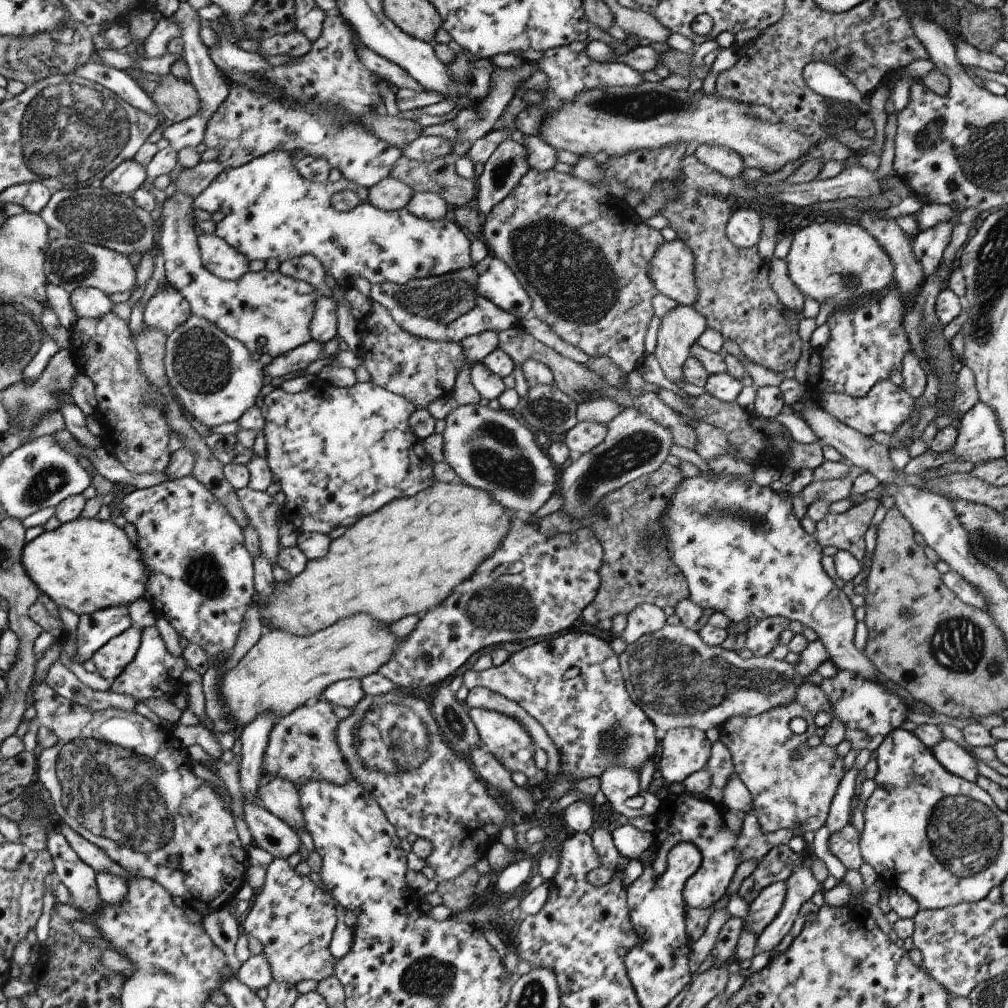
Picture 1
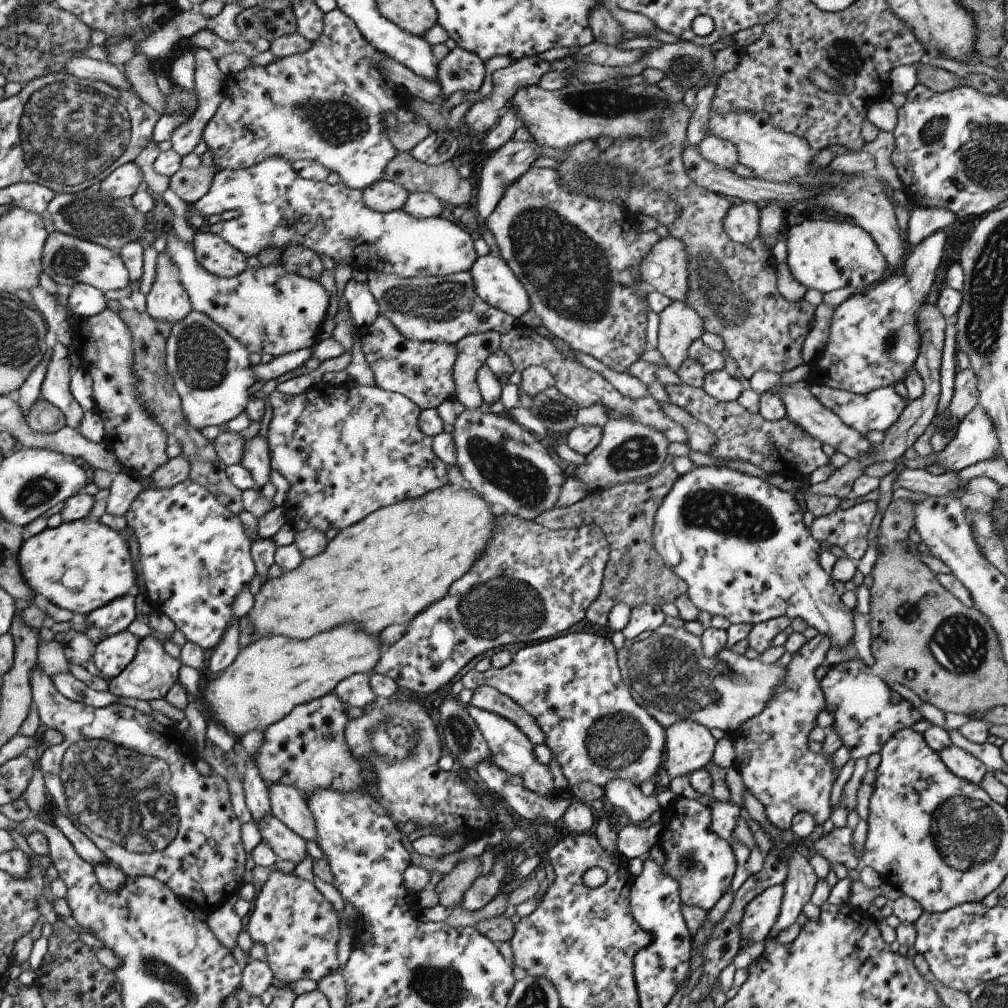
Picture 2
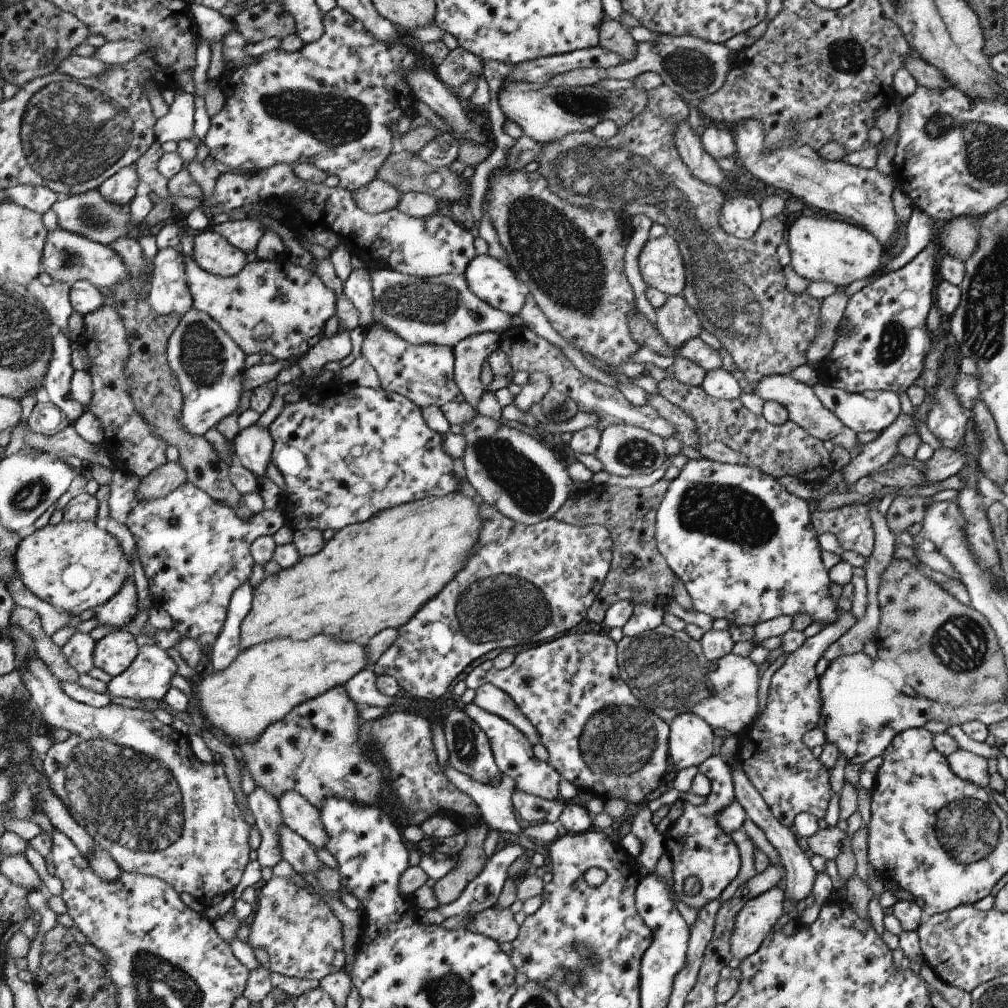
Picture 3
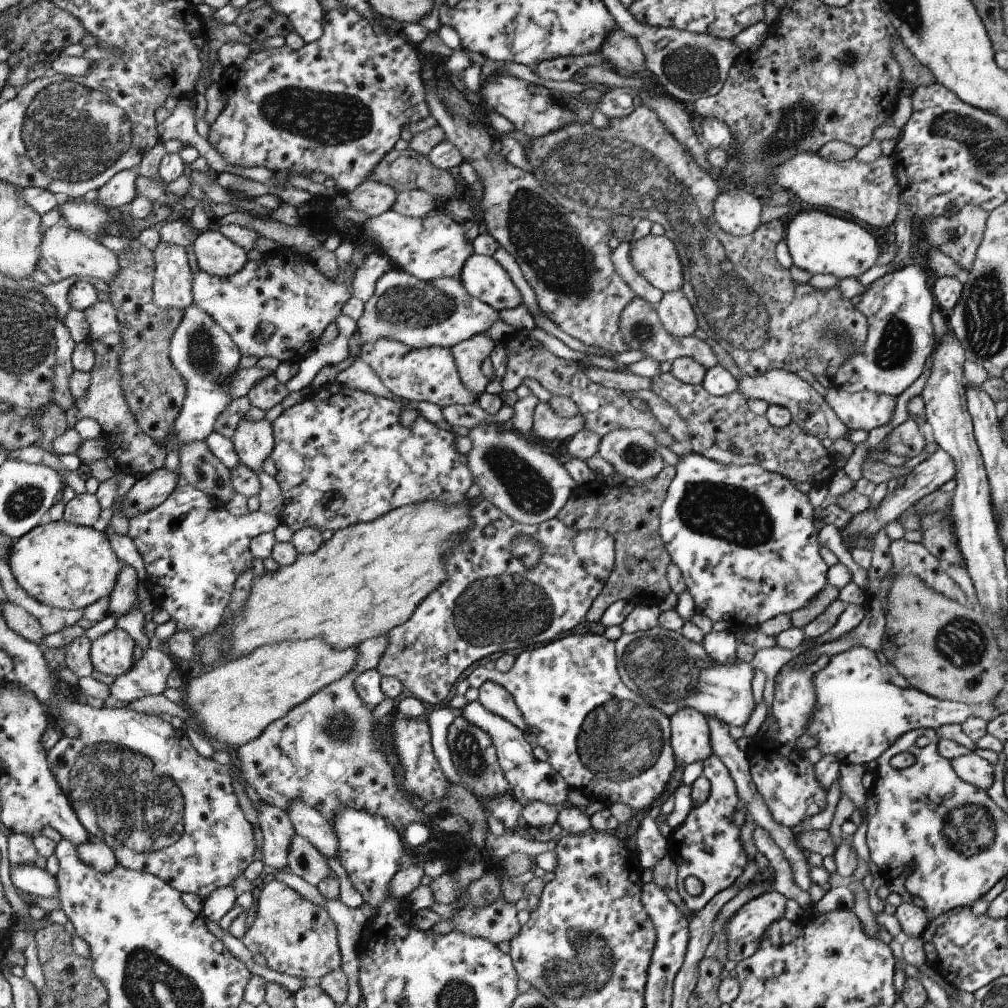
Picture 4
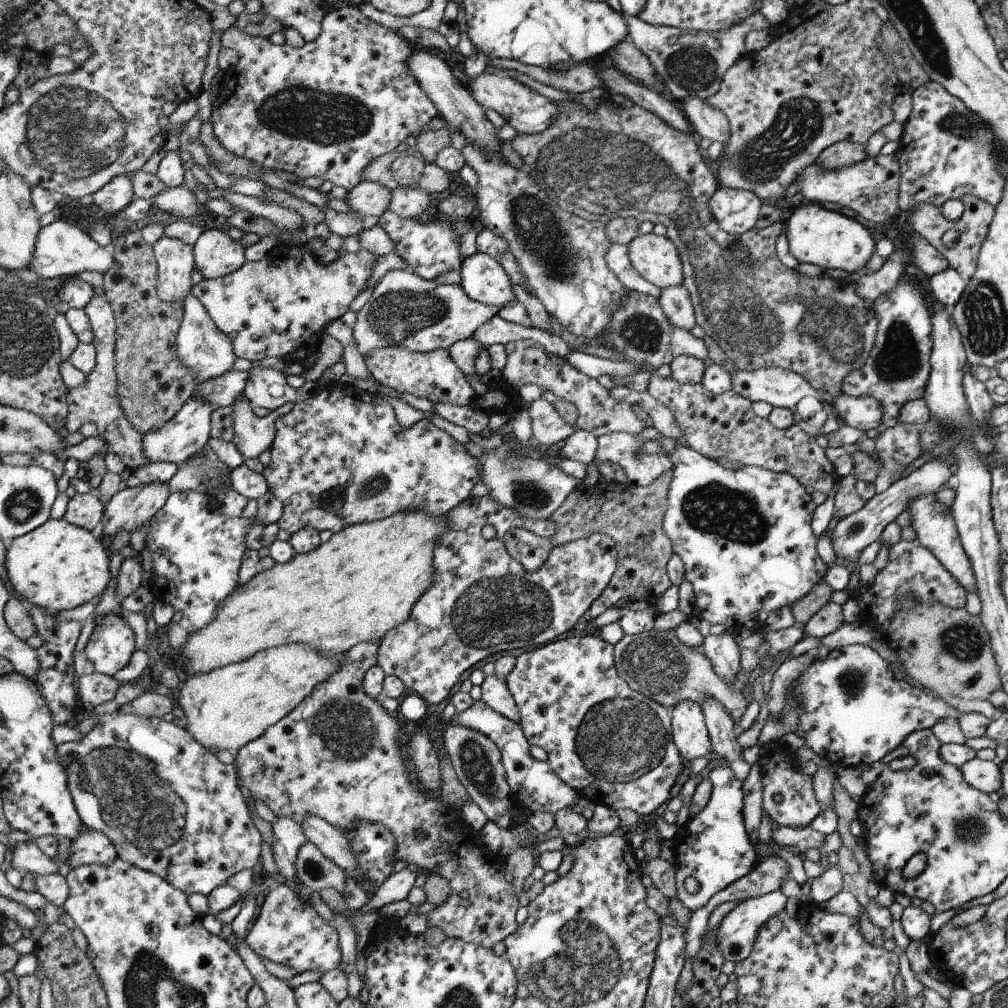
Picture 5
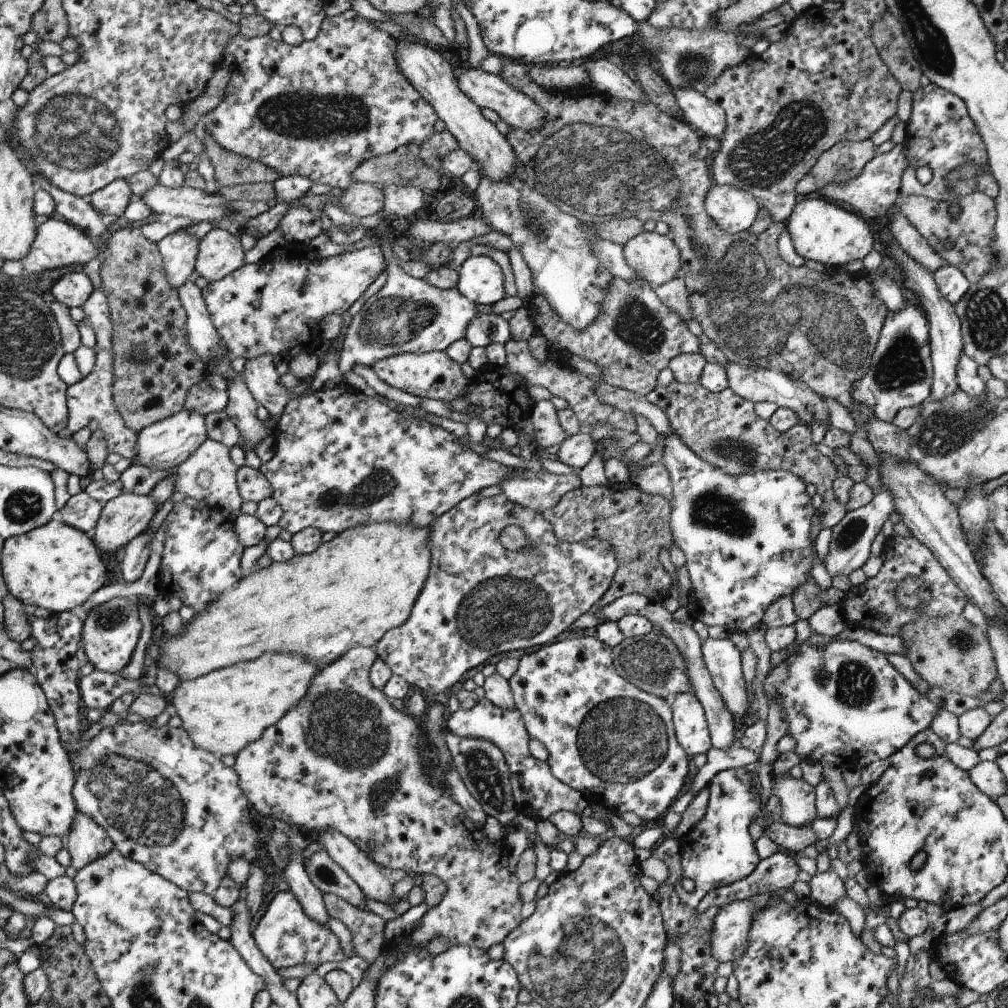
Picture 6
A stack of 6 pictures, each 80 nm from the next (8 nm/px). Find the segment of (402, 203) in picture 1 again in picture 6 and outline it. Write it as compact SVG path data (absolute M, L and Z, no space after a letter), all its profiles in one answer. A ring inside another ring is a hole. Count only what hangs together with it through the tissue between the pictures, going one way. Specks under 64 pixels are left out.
M354 181L335 202L353 216L366 217L380 213L384 208L384 190L369 183Z

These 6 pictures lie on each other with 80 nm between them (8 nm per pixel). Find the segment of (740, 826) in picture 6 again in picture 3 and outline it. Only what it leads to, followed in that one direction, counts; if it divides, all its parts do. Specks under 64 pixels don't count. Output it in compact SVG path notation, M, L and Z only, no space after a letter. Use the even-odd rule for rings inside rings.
M717 754L708 758L698 767L711 783L711 792L706 802L695 805L682 801L682 814L676 818L668 828L662 828L665 853L672 862L672 878L675 894L681 902L694 909L702 909L706 904L719 899L722 892L738 876L741 868L740 852L734 844L731 834L724 832L718 822L716 814L722 812L736 799L734 780L729 764L726 764ZM695 876L701 883L701 890L695 896L684 892L684 881Z

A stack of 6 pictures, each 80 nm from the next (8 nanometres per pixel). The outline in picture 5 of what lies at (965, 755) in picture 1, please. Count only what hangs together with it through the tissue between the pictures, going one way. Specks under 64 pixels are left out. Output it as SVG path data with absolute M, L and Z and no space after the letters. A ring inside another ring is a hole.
M979 757L962 764L958 768L962 772L962 778L976 790L991 796L1002 787L1002 776L998 765L994 760L984 760Z

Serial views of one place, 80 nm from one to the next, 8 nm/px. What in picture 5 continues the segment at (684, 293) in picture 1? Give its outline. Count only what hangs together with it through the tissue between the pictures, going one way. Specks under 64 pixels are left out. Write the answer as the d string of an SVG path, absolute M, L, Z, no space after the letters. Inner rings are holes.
M639 235L627 246L630 263L647 282L661 290L683 284L680 254L666 236Z

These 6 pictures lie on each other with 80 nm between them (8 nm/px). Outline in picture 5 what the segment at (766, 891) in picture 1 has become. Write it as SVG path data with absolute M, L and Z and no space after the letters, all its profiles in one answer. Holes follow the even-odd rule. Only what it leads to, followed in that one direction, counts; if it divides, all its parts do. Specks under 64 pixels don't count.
M776 890L765 896L740 901L736 908L732 908L724 916L722 924L718 926L718 934L716 934L718 936L718 948L722 950L722 956L726 958L726 961L738 963L748 958L752 954L752 950L754 950L754 942L756 936L758 936L758 930L762 930L762 926L770 918L785 910L786 904L786 896L780 890Z

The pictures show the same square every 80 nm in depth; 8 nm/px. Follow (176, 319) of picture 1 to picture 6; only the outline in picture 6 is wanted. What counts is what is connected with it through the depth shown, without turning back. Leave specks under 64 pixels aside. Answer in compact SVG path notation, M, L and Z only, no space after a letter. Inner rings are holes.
M179 229L157 244L165 266L168 286L180 292L180 288L192 278L198 251L198 238Z

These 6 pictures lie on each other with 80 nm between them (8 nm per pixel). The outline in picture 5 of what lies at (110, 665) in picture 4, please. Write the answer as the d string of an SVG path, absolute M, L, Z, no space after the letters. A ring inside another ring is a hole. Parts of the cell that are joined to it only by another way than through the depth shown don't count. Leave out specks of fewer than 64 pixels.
M108 612L106 616L92 617L94 632L86 644L86 657L95 672L113 676L130 662L136 650L136 634L124 622L121 613Z

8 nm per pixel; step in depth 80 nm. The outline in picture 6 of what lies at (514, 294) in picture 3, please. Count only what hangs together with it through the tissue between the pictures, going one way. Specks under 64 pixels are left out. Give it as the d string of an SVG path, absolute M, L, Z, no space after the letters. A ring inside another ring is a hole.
M472 256L460 268L457 288L470 302L492 306L504 300L504 274L488 256Z

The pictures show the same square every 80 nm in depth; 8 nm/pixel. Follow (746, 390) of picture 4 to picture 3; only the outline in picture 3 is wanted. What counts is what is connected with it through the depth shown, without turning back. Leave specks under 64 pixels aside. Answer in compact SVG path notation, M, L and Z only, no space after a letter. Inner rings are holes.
M776 375L765 377L754 385L754 393L764 401L773 401L782 404L788 412L789 420L797 426L802 426L804 431L810 432L822 442L830 441L834 446L841 446L851 452L862 445L856 432L847 428L822 402L815 396L814 390L806 384L797 382L794 375Z

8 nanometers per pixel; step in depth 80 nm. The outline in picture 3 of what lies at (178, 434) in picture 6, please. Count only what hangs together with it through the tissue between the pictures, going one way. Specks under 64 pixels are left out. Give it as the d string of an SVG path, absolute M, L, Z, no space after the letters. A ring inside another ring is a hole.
M192 308L181 316L181 323L174 330L168 343L168 362L177 376L181 391L184 392L184 410L182 411L182 428L195 436L204 436L218 425L220 420L236 412L245 391L246 352L208 314Z

